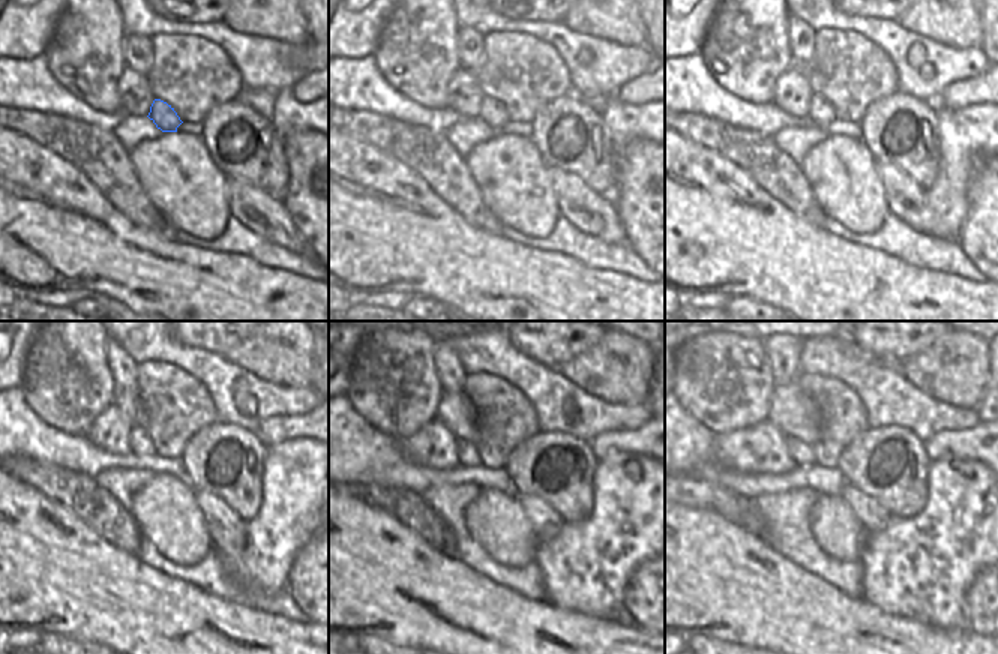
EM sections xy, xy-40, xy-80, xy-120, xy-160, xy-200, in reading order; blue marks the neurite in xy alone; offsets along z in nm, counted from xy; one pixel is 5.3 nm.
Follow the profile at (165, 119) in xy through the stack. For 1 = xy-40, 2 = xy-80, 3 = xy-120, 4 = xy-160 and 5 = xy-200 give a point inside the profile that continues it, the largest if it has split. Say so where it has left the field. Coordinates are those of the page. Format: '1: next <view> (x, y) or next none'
1: next xy-40 (492, 113)
2: next xy-80 (821, 114)
3: next xy-120 (140, 441)
4: next xy-160 (467, 452)
5: next xy-200 (802, 453)

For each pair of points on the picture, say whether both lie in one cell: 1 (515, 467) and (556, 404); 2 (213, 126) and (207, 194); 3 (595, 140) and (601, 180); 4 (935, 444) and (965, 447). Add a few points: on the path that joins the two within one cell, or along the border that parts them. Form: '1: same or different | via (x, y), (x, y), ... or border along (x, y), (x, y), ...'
1: different | border along (539, 429), (568, 431), (574, 435)
2: different | border along (200, 135), (212, 162), (225, 176)
3: same | via (595, 150), (595, 162), (599, 170)
4: same | via (943, 444), (958, 444)

